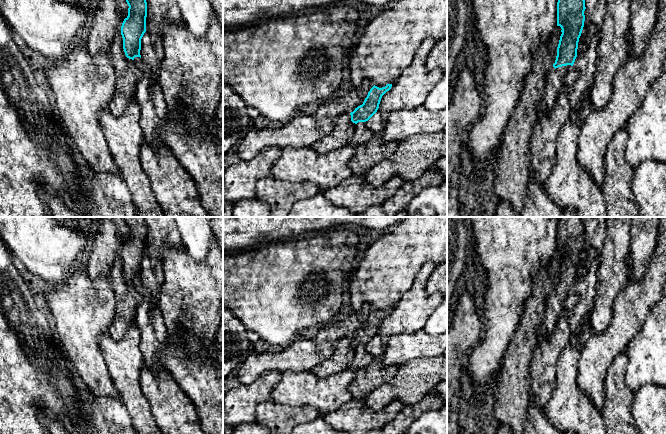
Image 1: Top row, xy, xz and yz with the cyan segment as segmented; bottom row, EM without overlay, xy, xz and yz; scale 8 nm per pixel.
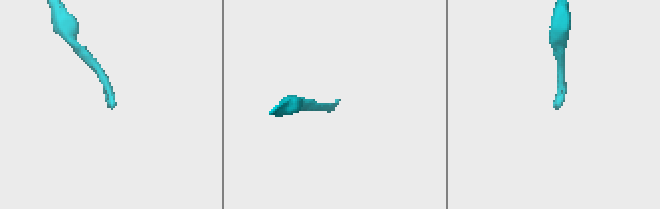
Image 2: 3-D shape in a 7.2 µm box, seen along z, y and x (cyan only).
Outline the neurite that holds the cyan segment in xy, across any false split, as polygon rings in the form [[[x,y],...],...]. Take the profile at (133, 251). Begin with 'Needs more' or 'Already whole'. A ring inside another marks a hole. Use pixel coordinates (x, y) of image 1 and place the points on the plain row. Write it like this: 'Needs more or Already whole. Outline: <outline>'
Already whole. Outline: [[[123,217],[129,230],[128,240],[124,243],[121,250],[123,262],[123,273],[127,282],[134,284],[140,281],[141,263],[146,256],[147,226],[143,217]]]

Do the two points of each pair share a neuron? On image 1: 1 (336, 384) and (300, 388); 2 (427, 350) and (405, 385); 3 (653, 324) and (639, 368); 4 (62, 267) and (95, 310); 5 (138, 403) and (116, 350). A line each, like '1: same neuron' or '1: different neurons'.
1: same neuron
2: different neurons
3: same neuron
4: different neurons
5: same neuron

